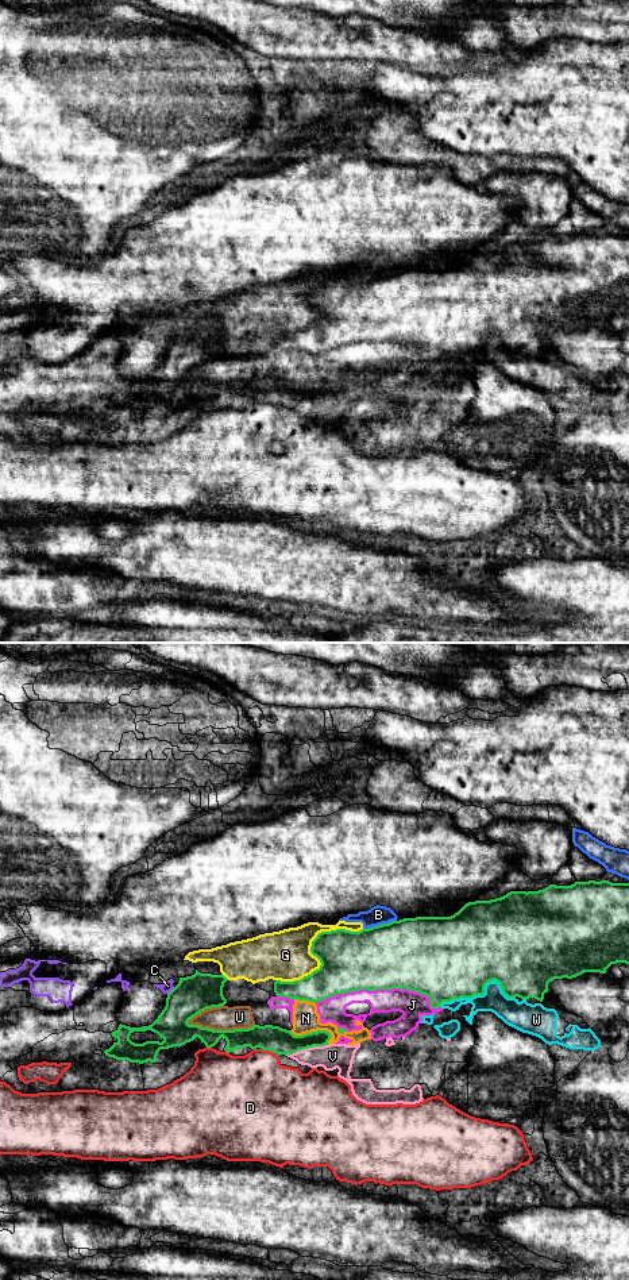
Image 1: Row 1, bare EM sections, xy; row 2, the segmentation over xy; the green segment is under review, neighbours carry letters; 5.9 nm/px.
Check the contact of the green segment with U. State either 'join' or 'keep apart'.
keep apart

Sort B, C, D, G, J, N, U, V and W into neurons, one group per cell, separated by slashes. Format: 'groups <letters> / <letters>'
groups B C G / D / J N U W / V

